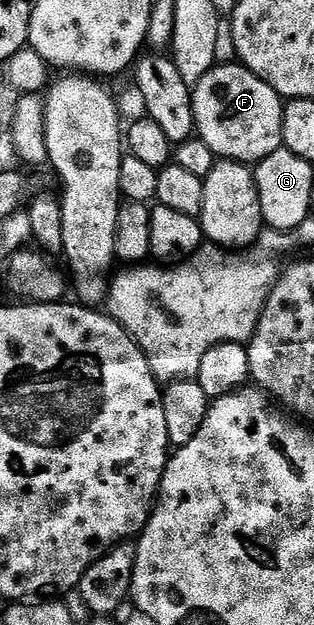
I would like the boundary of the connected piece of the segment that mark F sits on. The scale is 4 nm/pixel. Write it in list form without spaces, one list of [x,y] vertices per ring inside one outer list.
[[[234,63],[214,66],[193,85],[195,130],[198,139],[203,139],[204,146],[216,152],[216,157],[254,166],[283,147],[284,101],[242,63]]]

